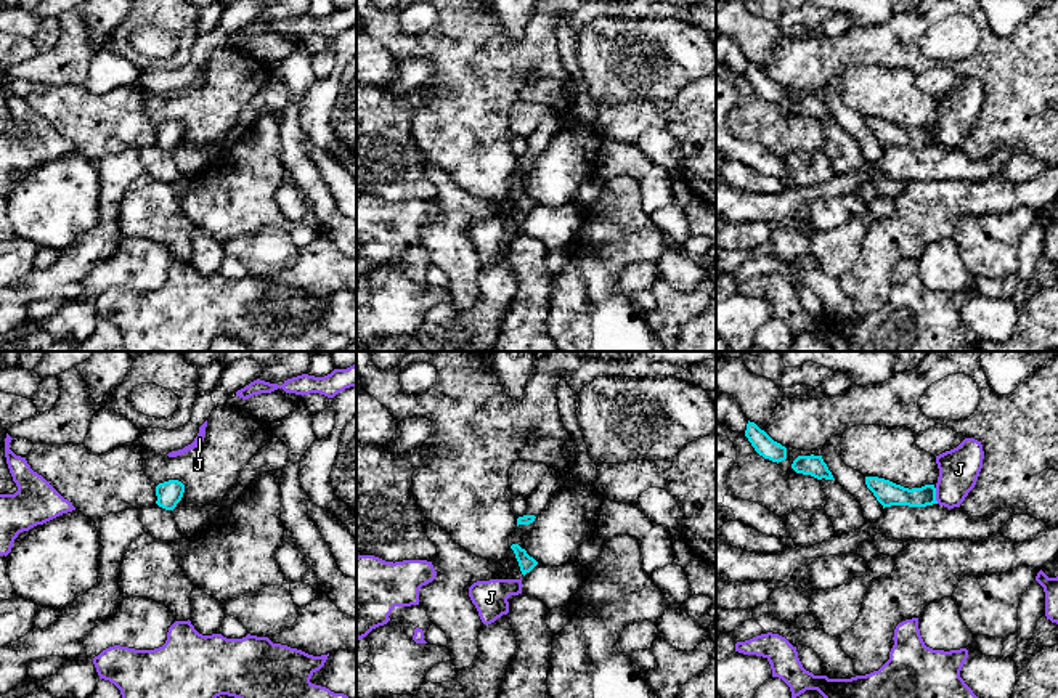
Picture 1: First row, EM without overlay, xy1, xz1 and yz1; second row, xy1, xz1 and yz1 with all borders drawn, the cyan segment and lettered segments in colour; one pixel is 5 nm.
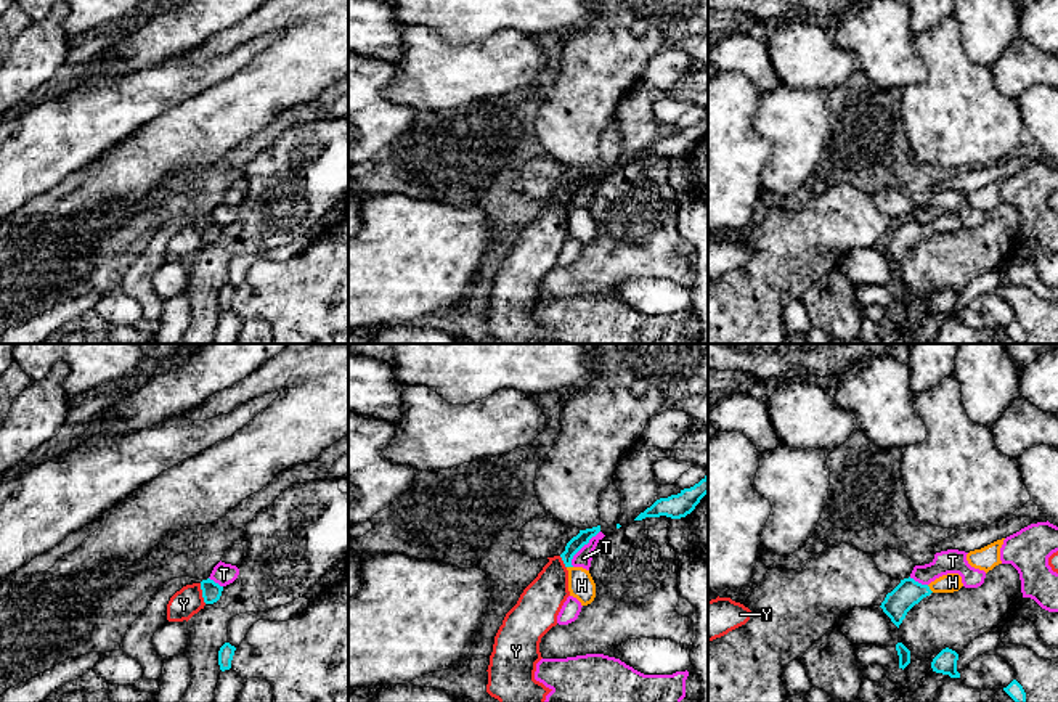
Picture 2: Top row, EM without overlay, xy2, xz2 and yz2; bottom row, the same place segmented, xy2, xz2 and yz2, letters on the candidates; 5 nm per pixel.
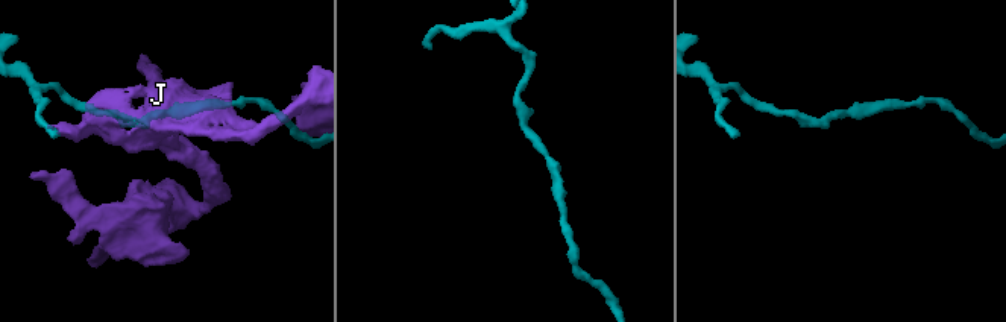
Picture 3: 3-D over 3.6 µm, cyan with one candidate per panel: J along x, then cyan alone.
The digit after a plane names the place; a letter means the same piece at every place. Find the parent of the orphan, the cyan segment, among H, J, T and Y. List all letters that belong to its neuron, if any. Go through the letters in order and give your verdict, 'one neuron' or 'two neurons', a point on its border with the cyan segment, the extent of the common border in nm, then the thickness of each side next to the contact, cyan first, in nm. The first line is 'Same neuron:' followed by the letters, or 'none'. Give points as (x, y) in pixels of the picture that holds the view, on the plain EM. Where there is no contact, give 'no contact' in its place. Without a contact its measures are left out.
Same neuron: H
H: one neuron | yz2 (928, 228) | 50 nm | 140/100 nm
J: two neurons | yz1 (935, 137) | 80 nm | 120/200 nm
T: two neurons | xz2 (581, 187) | 240 nm | 70/90 nm
Y: two neurons | xy2 (203, 233) | 110 nm | 100/150 nm

